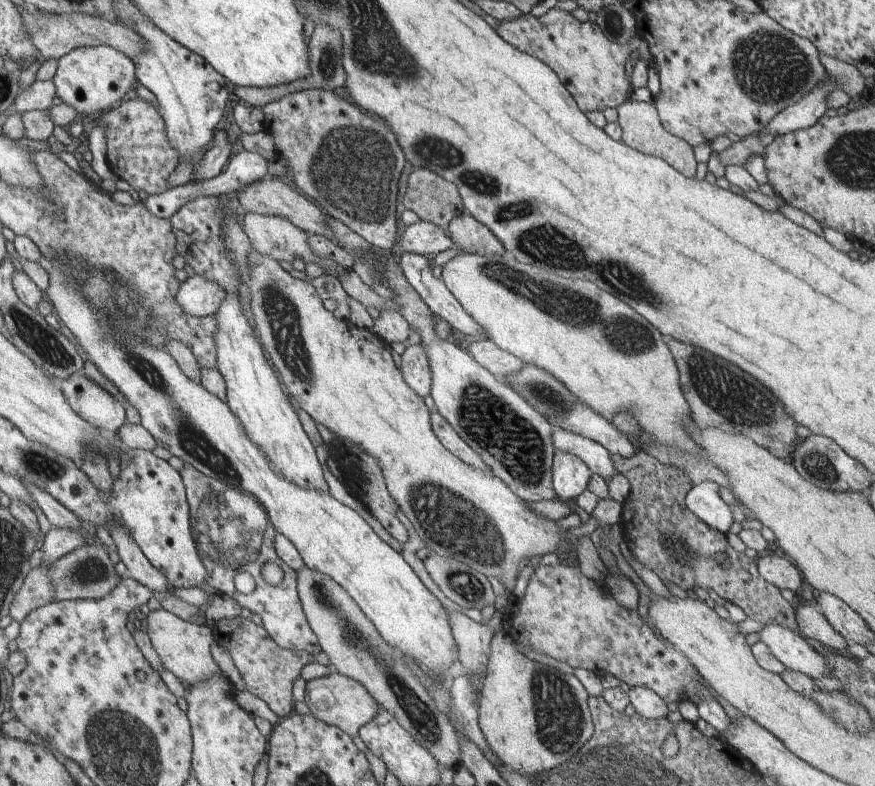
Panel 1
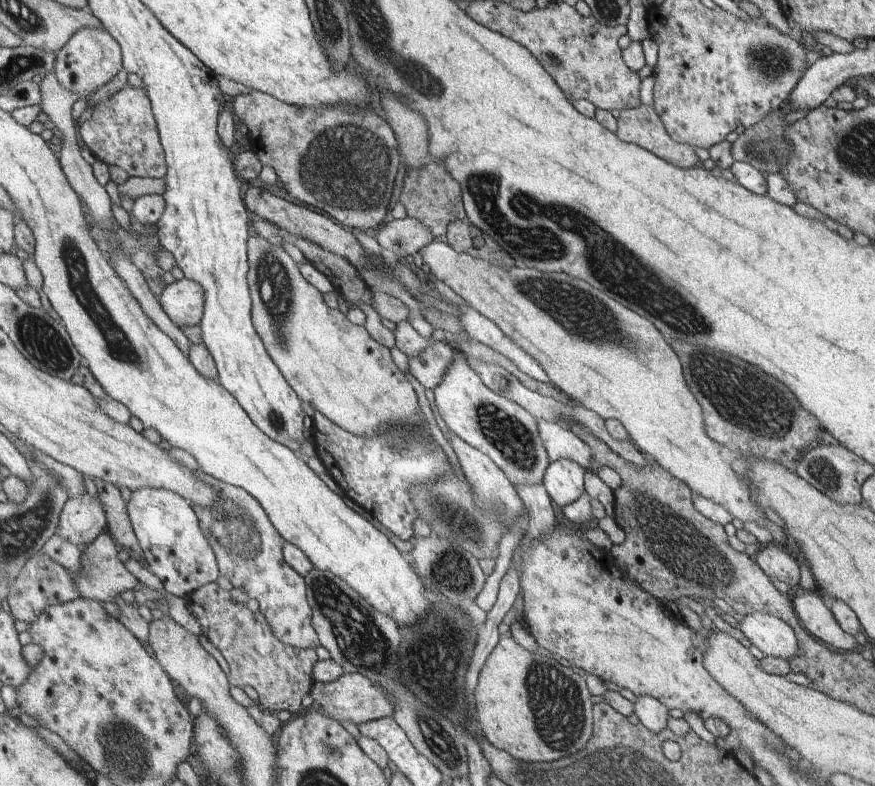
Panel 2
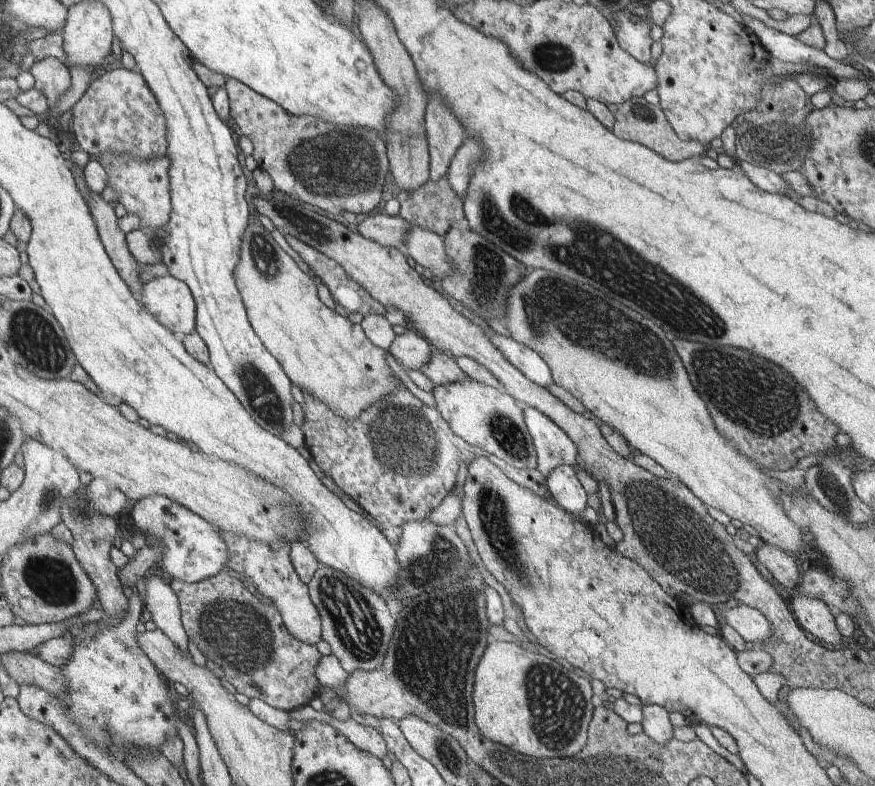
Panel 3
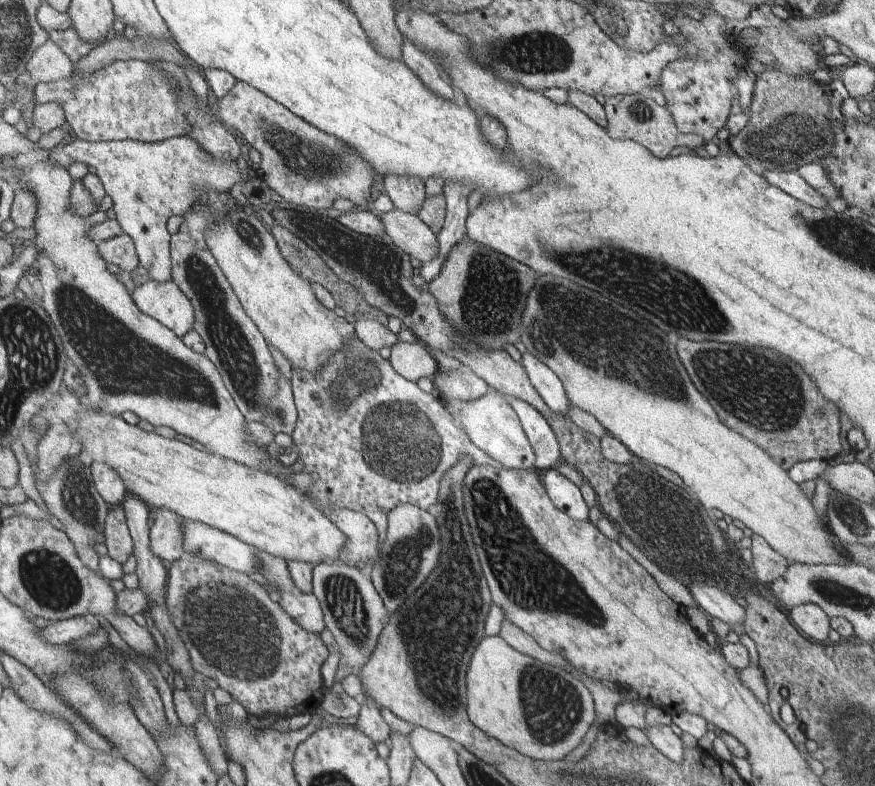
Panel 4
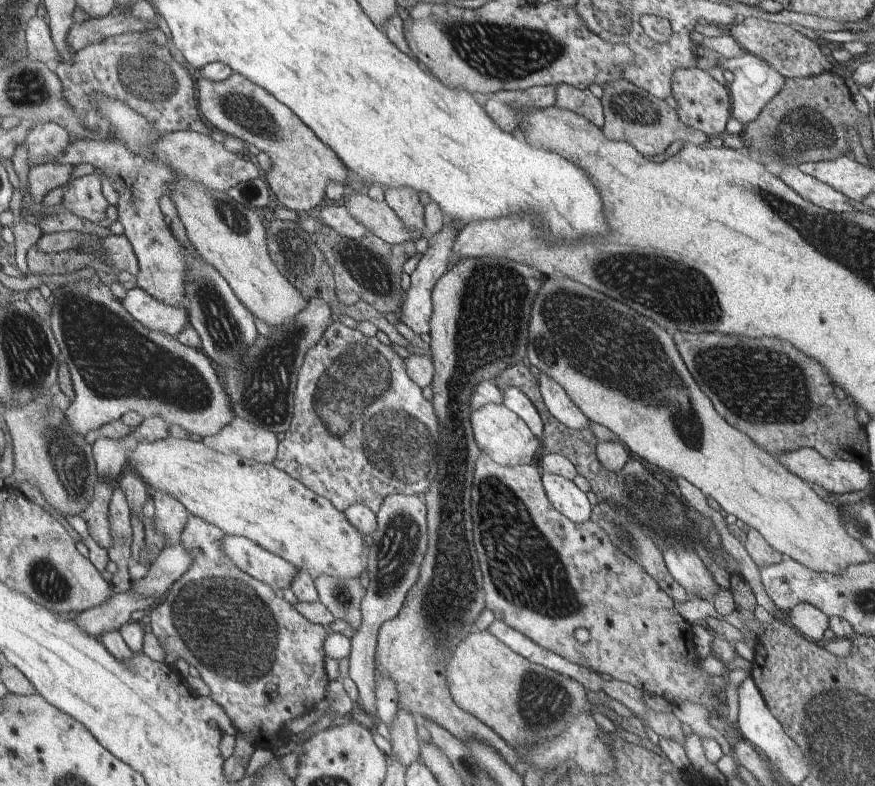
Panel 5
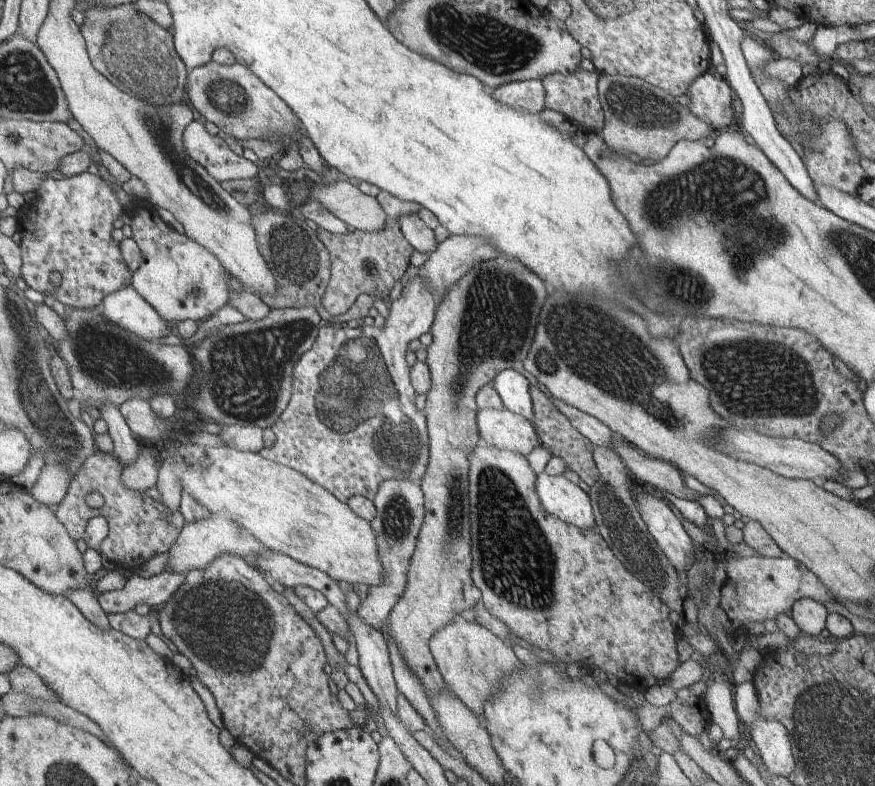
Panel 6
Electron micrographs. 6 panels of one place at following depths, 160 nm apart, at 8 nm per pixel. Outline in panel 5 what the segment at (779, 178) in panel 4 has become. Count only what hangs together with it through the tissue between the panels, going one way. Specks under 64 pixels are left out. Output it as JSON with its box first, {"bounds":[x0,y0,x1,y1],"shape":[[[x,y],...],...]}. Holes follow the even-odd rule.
{"bounds":[779,165,858,214],"shape":[[[783,165],[779,178],[791,190],[794,190],[807,202],[812,202],[815,206],[826,208],[828,211],[836,214],[858,212],[848,202],[850,199],[848,196],[844,196],[842,192],[838,192],[838,190],[834,190],[828,184],[820,182],[814,176],[803,174],[796,166],[789,167]]]}

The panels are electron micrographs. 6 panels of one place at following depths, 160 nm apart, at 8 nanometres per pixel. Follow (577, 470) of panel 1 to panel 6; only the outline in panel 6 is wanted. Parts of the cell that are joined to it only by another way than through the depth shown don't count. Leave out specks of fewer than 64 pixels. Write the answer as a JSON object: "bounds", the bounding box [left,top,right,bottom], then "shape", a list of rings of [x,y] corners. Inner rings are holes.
{"bounds":[536,472,596,530],"shape":[[[542,472],[537,476],[536,494],[545,512],[558,520],[590,530],[596,524],[589,495],[566,475],[548,476]]]}

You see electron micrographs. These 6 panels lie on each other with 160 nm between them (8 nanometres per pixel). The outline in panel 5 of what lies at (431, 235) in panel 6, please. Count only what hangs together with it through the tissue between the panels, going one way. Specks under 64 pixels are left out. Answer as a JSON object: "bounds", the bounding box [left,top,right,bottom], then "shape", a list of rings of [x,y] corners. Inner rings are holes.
{"bounds":[344,188,427,244],"shape":[[[384,188],[385,202],[371,200],[367,194],[348,191],[344,206],[350,218],[360,222],[371,234],[382,238],[386,243],[404,244],[427,235],[425,206],[421,204],[420,194],[412,188]]]}

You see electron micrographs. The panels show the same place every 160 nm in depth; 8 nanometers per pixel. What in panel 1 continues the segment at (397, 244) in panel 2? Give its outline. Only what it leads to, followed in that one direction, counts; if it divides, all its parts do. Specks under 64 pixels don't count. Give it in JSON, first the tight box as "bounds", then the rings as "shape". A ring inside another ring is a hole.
{"bounds":[399,220,459,256],"shape":[[[422,220],[406,227],[402,240],[399,240],[399,247],[402,247],[403,252],[424,256],[448,253],[452,248],[459,248],[448,232],[434,223]]]}

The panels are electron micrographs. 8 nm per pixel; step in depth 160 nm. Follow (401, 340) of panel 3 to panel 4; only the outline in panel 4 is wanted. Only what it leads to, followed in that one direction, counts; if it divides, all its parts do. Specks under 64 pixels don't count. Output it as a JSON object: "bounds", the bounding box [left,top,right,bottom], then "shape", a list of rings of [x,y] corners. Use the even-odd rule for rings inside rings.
{"bounds":[389,341,441,383],"shape":[[[399,341],[392,347],[389,361],[393,368],[408,381],[416,383],[420,378],[430,378],[441,369],[427,347]]]}

